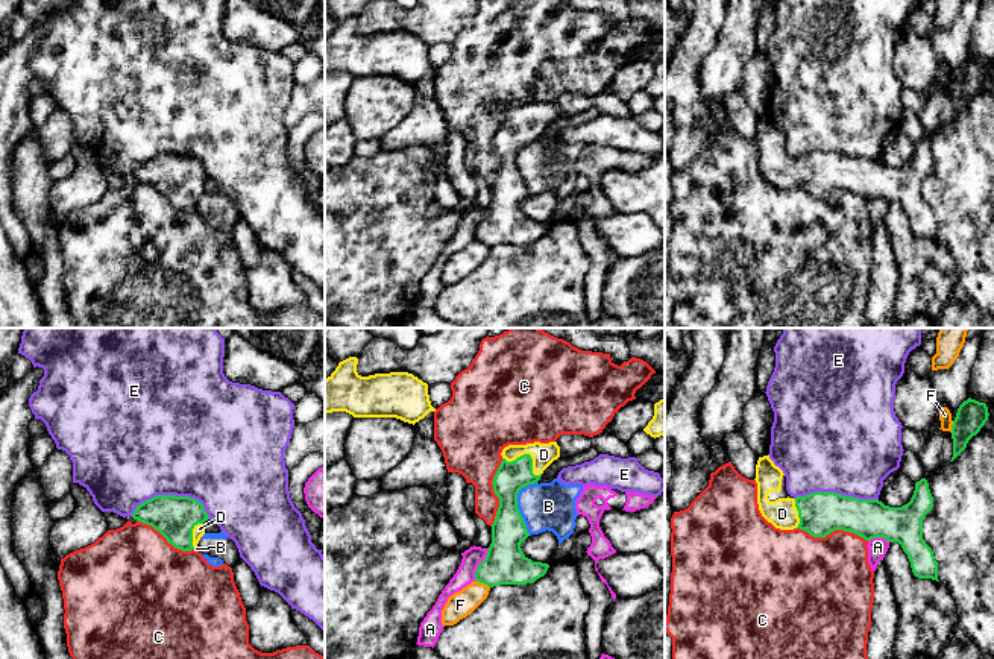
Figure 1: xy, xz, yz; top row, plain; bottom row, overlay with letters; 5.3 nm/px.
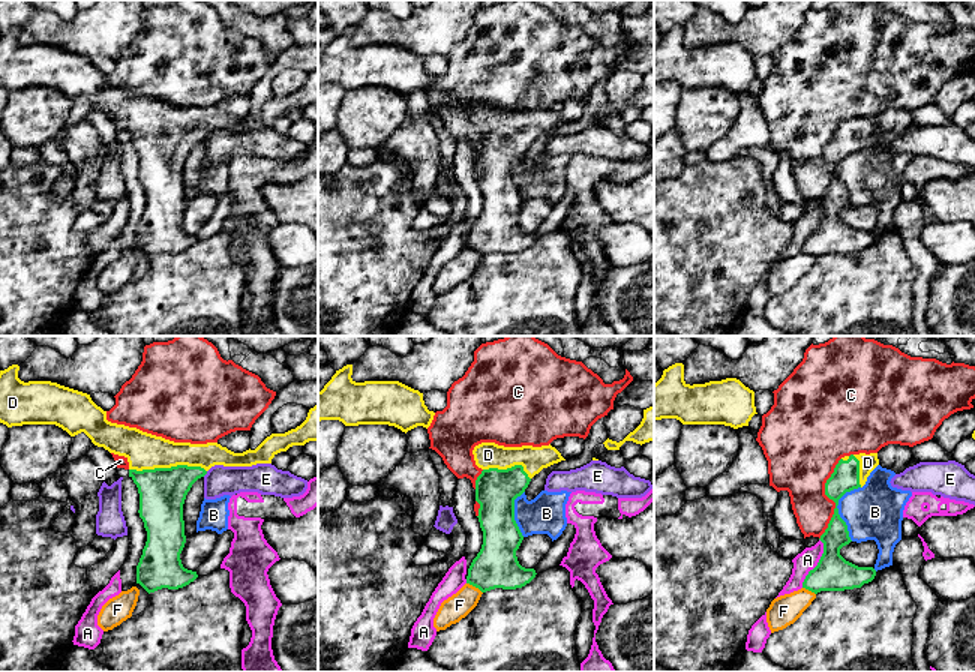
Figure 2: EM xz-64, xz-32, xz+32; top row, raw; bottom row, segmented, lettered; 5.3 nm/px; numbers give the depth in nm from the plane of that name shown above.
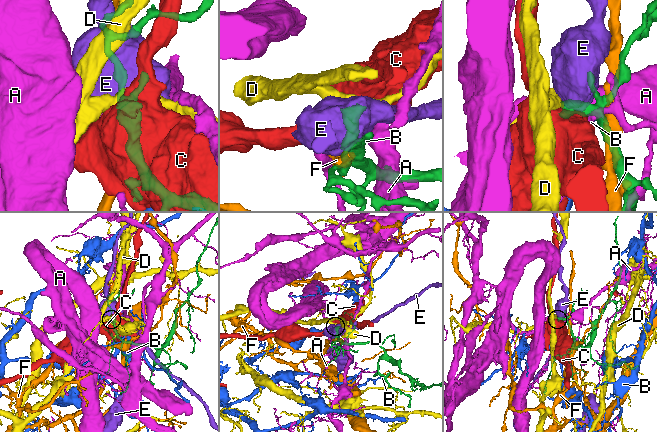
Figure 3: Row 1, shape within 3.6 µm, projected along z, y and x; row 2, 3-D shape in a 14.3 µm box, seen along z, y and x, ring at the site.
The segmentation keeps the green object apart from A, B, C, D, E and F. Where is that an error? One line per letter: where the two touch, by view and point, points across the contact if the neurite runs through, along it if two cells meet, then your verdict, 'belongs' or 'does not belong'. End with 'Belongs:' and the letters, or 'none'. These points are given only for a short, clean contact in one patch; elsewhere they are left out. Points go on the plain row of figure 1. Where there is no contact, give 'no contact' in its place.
A: meets green in xz at (478, 225); does not belong
B: meets green in xz at (516, 164); does not belong
C: meets green in yz at (832, 190); does not belong
D: meets green in xz at (530, 116); belongs
E: meets green in xy at (173, 155); does not belong
F: meets green in xz at (483, 242); does not belong
Belongs: D

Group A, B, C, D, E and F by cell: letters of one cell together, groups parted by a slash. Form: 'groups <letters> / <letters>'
groups A / B / C / D / E / F

